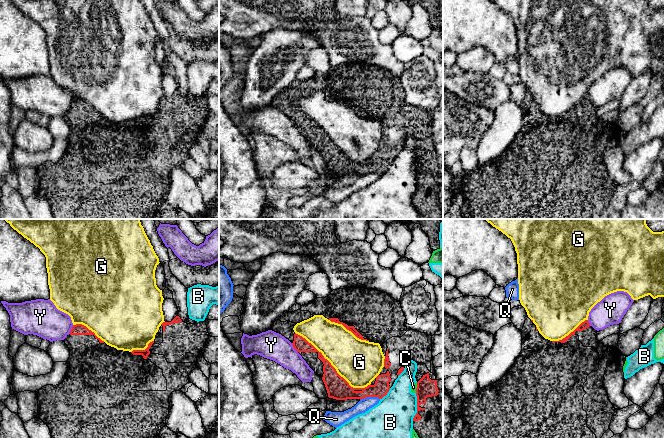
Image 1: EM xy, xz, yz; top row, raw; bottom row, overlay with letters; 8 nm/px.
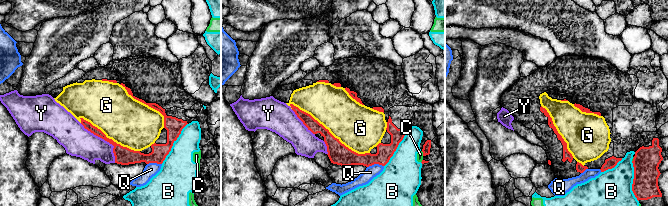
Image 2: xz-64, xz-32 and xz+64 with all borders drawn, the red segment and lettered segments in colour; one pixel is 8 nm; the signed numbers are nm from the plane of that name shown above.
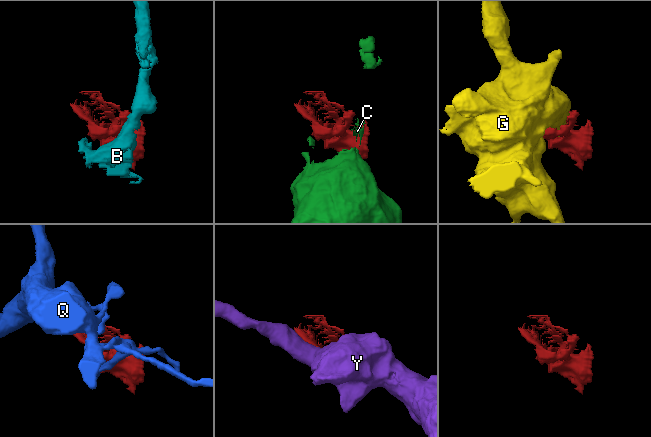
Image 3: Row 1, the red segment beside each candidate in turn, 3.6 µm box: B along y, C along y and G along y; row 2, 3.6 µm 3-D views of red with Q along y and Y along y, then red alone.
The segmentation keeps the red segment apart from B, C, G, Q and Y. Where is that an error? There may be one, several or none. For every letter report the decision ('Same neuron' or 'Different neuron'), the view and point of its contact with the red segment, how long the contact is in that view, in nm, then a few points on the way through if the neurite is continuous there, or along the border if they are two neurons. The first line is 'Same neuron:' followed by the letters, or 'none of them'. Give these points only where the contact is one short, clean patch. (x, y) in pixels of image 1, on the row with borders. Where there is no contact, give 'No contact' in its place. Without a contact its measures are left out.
Same neuron: none of them
B: Different neuron. Touches red at xz (417, 407). Shared border 220 nm
C: Different neuron. Touches red at xz (417, 387). Shared border 90 nm
G: Different neuron. Touches red at xz (332, 366). Shared border 750 nm
Q: Different neuron. Touches red at xz (369, 396). Shared border 160 nm
Y: Different neuron. Touches red at xz (294, 348). Shared border 90 nm

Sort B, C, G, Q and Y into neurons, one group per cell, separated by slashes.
B C / G / Q / Y

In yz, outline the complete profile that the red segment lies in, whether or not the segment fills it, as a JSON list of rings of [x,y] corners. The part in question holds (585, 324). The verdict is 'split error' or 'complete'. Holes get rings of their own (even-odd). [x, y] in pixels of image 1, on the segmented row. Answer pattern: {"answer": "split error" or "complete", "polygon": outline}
{"answer": "split error", "polygon": [[[528,317],[522,329],[522,351],[508,373],[493,385],[452,401],[450,415],[453,424],[446,438],[596,438],[587,427],[583,385],[587,376],[599,369],[599,353],[594,347],[584,347],[575,334],[589,326],[585,320],[562,340],[550,341],[539,333]]]}

